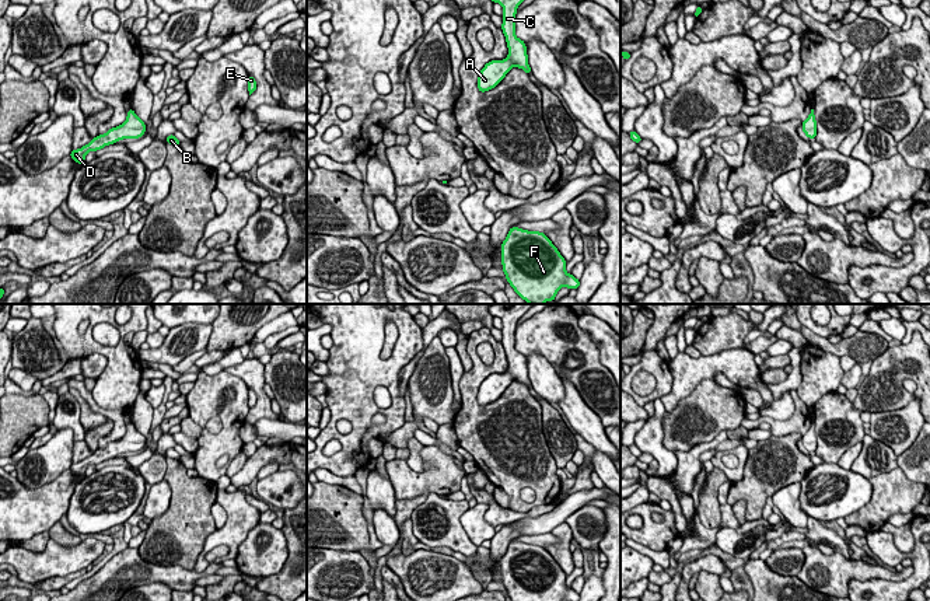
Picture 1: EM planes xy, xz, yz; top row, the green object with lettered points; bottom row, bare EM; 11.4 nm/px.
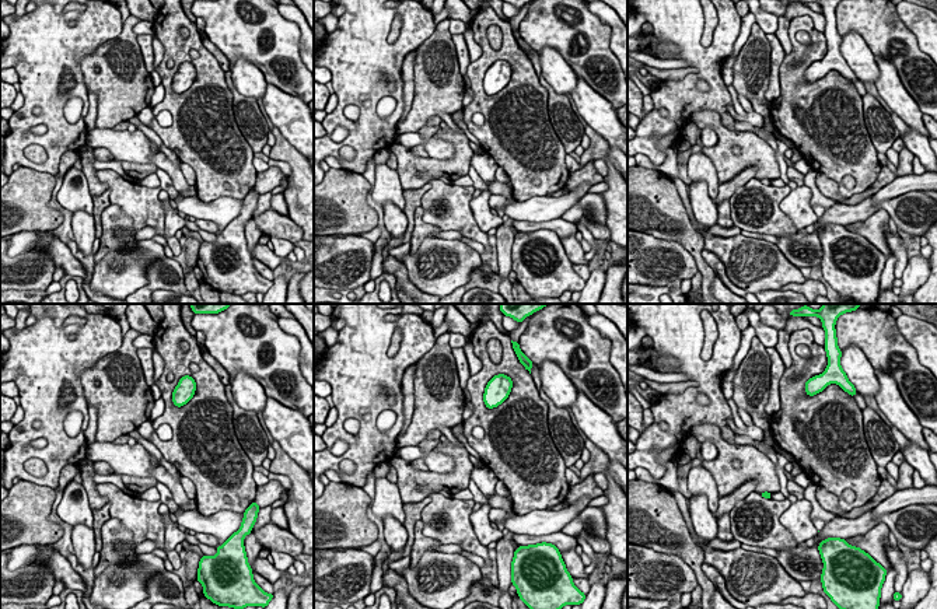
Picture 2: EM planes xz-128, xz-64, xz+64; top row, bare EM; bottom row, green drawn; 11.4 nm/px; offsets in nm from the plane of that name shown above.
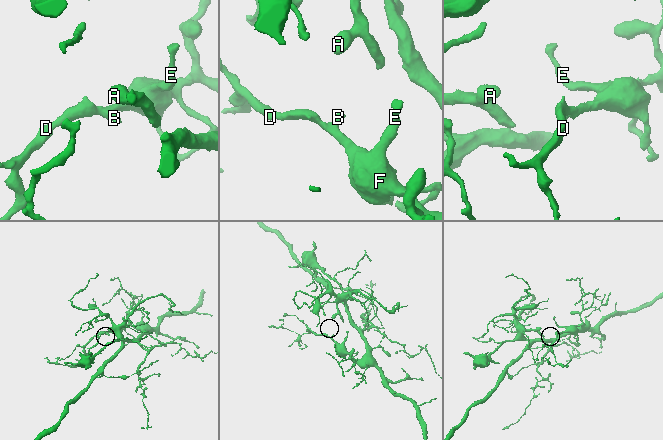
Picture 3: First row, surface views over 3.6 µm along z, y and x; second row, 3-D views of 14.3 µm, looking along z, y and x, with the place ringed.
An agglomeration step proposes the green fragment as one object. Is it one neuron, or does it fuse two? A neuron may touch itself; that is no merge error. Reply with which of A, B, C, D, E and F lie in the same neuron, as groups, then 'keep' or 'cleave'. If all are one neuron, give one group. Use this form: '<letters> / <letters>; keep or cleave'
A B C D E F; keep

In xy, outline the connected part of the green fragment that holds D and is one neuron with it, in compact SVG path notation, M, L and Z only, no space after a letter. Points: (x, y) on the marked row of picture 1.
M129 109L126 120L122 125L111 127L105 134L98 134L81 148L71 150L70 157L76 163L83 164L90 151L101 150L105 146L115 144L118 140L140 139L144 133L146 123L134 113L133 109Z

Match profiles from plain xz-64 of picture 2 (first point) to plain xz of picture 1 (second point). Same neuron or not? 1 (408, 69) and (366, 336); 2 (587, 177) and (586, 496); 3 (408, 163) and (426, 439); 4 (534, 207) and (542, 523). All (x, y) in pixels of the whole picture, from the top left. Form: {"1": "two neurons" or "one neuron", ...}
{"1": "two neurons", "2": "two neurons", "3": "two neurons", "4": "one neuron"}

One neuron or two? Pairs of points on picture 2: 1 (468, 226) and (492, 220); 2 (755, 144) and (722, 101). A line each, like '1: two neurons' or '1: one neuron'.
1: two neurons
2: two neurons

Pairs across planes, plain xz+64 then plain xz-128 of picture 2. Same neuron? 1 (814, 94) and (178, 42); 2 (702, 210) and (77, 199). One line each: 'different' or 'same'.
1: same
2: different

